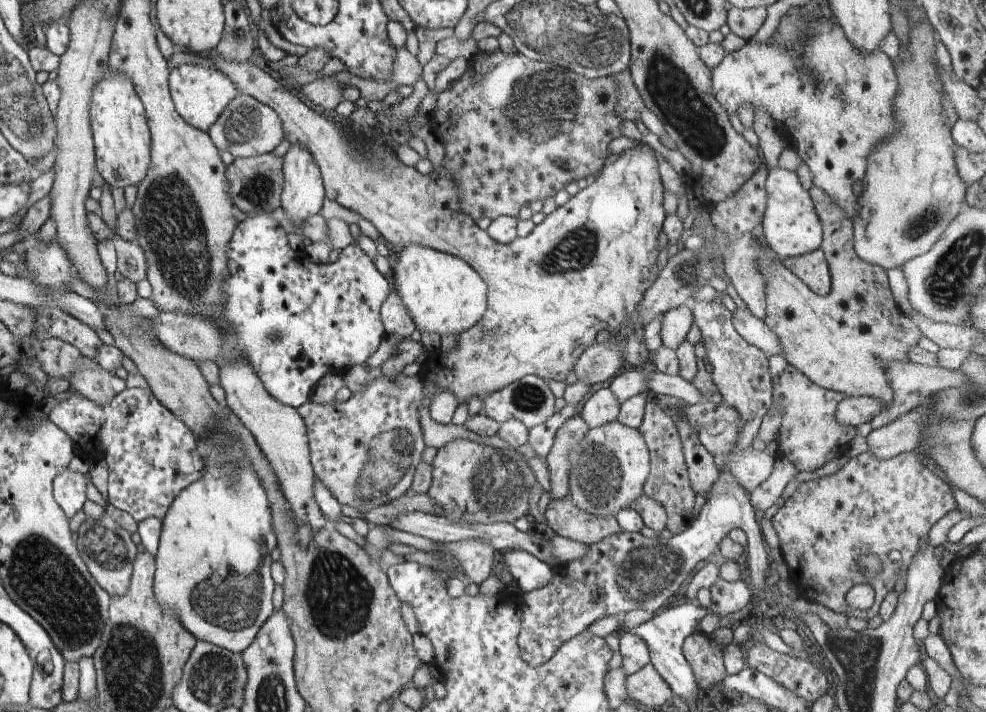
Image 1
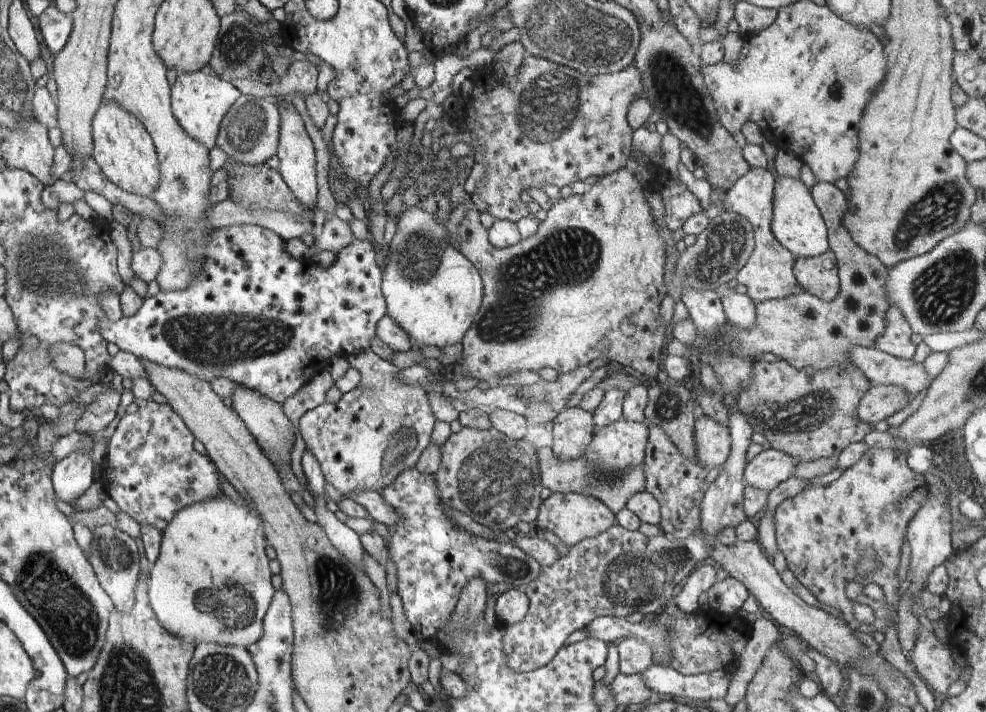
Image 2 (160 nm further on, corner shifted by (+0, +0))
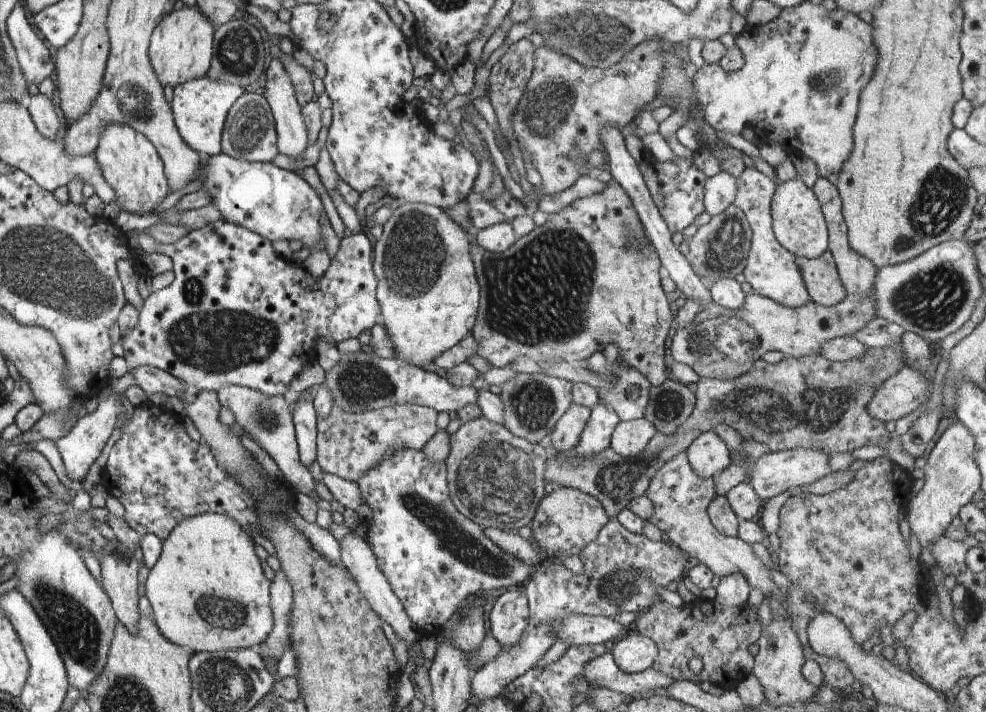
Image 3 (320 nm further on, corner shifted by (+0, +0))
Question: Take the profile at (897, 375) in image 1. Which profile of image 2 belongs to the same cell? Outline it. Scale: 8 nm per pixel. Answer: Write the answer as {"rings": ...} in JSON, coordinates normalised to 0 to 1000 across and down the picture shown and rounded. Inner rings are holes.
{"rings":[[[866,486],[860,492],[860,506],[867,513],[881,534],[882,539],[913,542],[921,551],[921,562],[927,562],[930,552],[940,551],[946,532],[941,528],[936,511],[929,511],[925,504],[913,504],[887,487]]]}

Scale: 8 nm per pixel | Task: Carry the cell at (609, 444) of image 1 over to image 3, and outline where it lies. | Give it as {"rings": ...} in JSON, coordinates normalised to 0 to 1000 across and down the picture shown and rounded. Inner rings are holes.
{"rings":[[[653,584],[629,591],[620,610],[620,628],[631,640],[647,640],[665,605],[666,601]]]}

